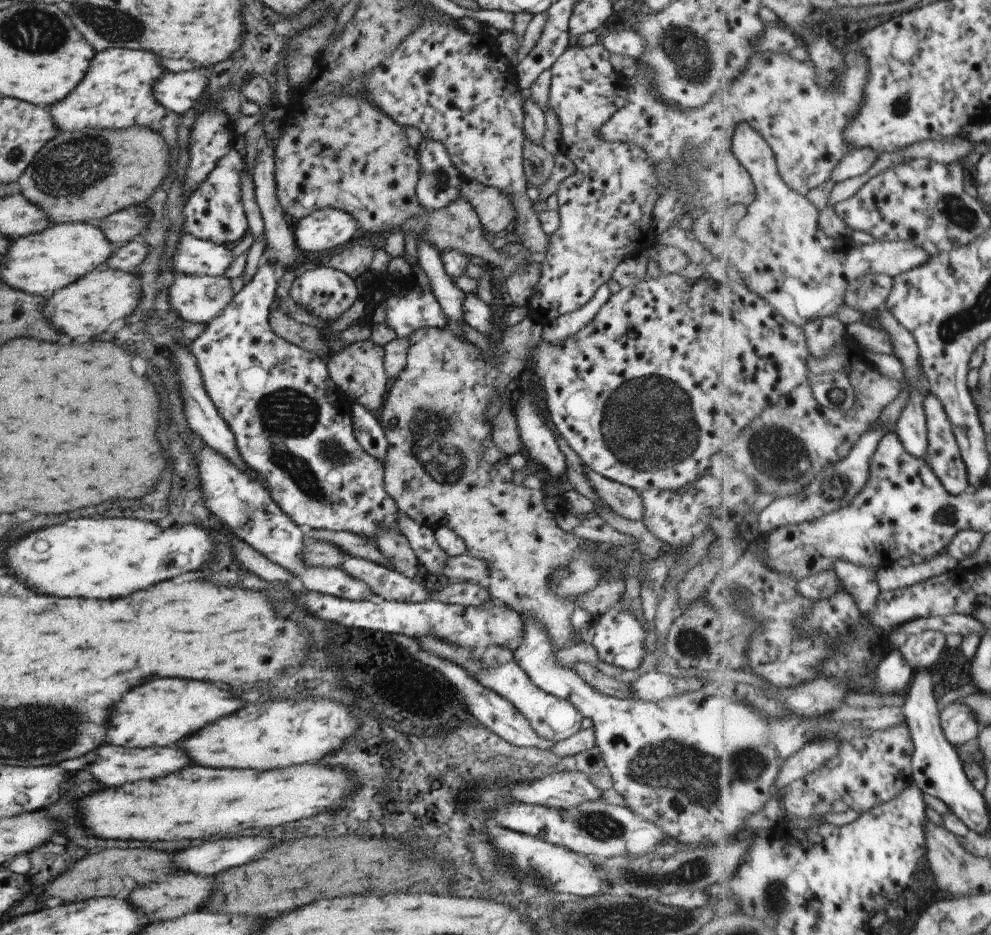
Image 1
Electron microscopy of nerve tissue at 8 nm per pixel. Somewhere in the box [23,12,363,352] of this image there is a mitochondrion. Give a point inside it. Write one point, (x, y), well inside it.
(62, 171)

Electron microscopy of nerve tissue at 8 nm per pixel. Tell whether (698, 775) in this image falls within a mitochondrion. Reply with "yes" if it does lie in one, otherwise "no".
yes

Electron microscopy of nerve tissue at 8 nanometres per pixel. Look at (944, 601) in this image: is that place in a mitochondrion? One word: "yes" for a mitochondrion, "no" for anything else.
no

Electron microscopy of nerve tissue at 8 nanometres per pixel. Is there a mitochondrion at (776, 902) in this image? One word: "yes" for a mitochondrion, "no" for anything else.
yes

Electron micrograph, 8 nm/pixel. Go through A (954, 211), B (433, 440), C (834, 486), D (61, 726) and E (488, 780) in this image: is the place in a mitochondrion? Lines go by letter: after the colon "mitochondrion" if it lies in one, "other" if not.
A: mitochondrion
B: mitochondrion
C: mitochondrion
D: mitochondrion
E: mitochondrion

